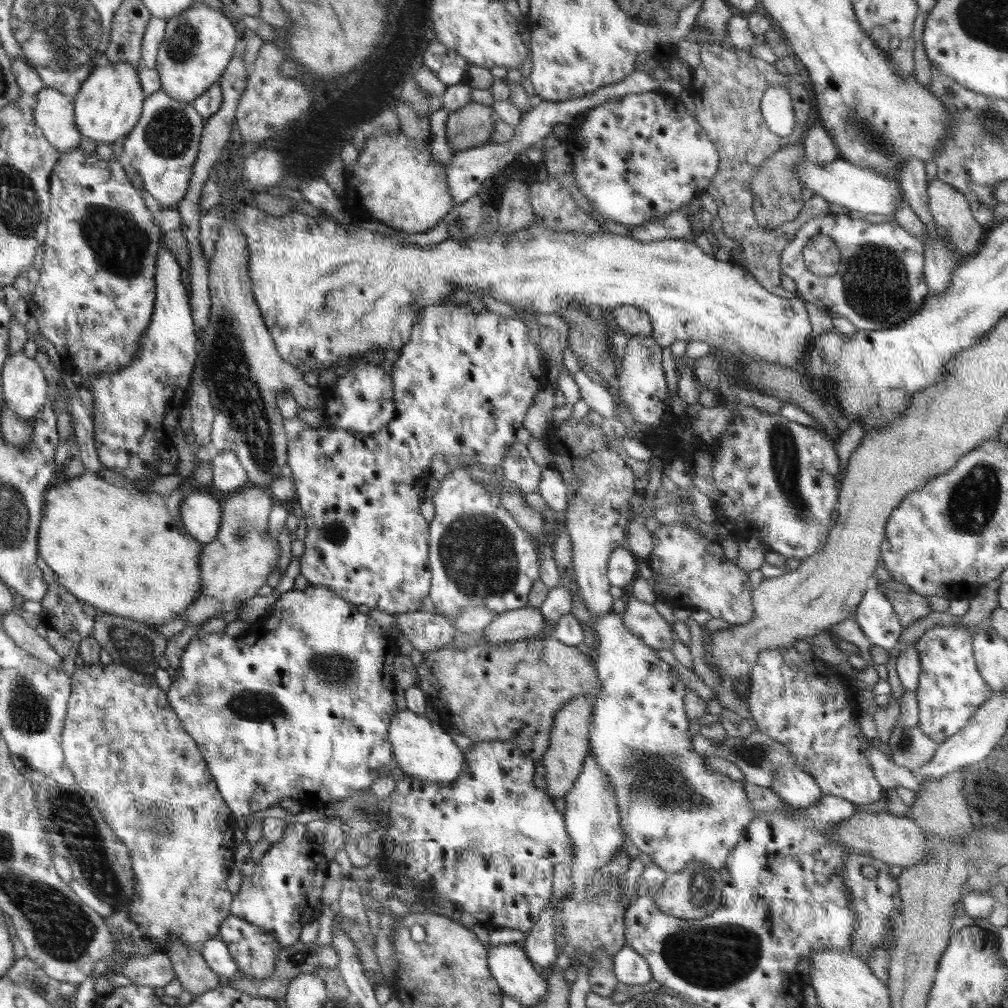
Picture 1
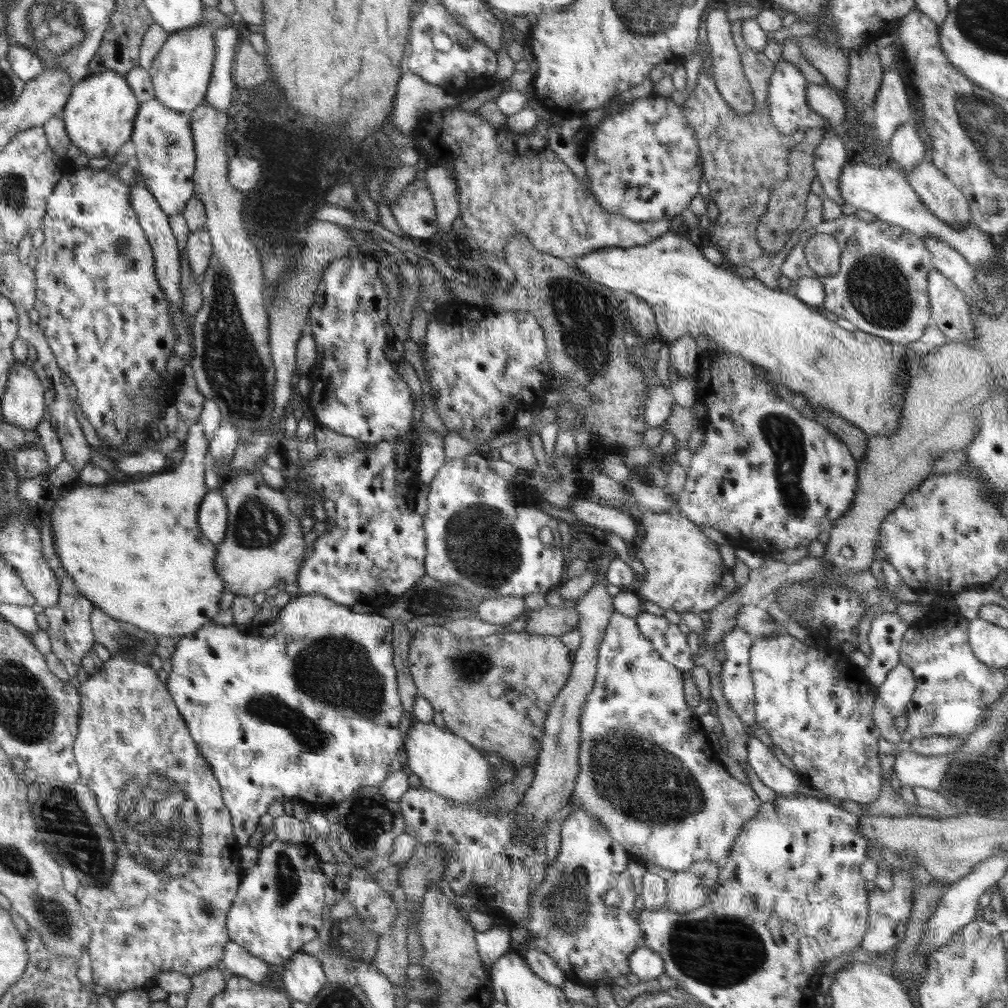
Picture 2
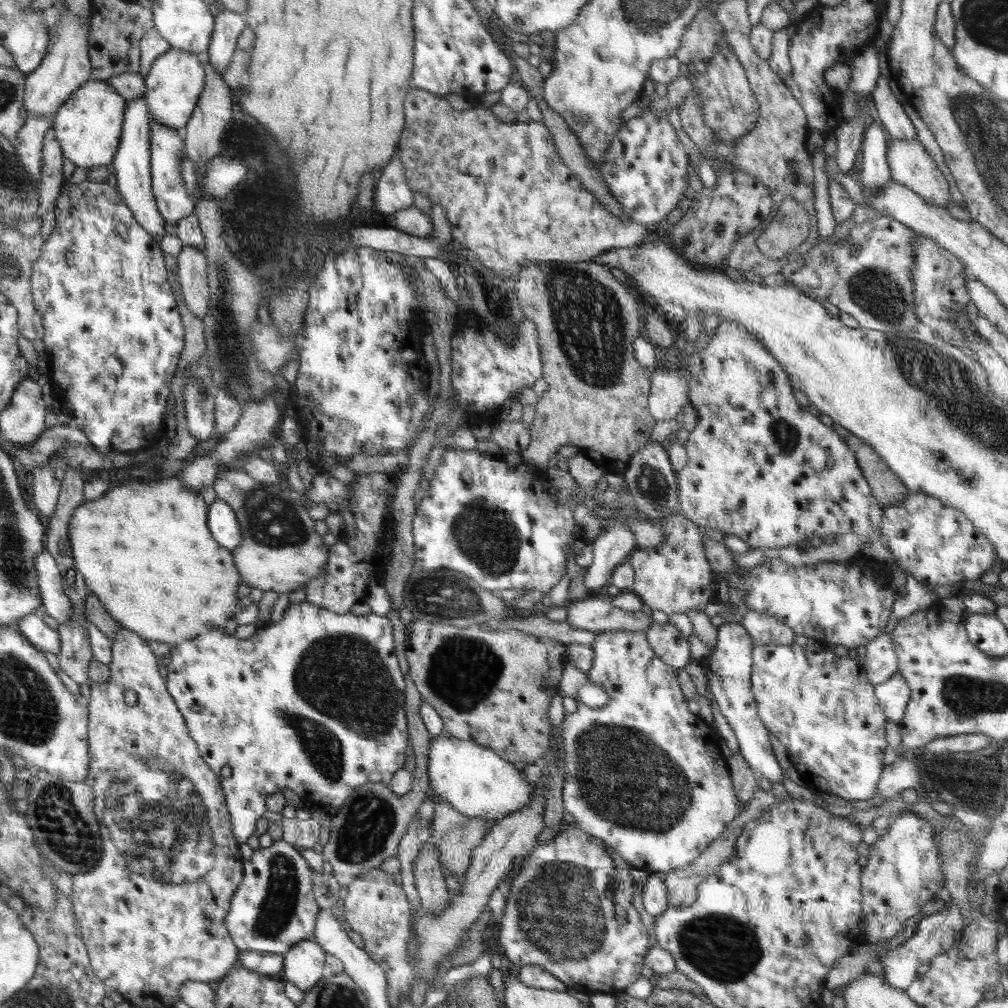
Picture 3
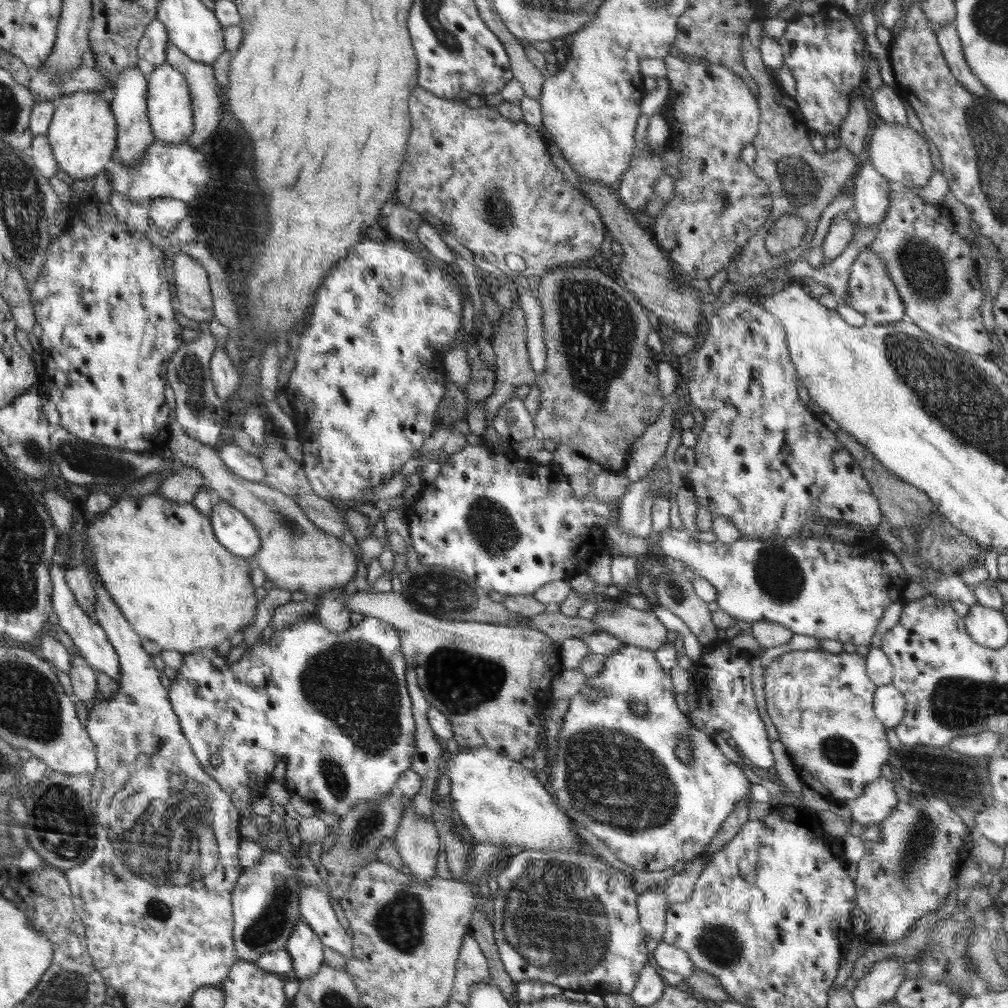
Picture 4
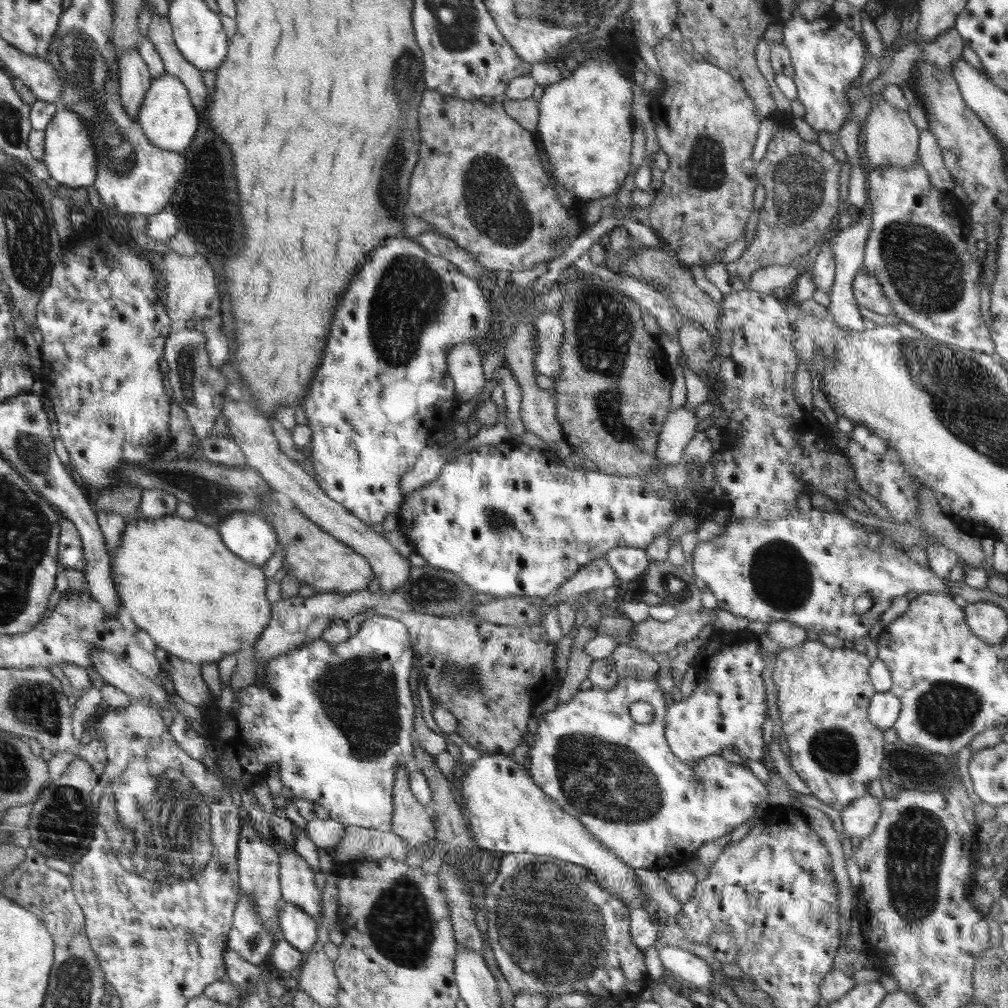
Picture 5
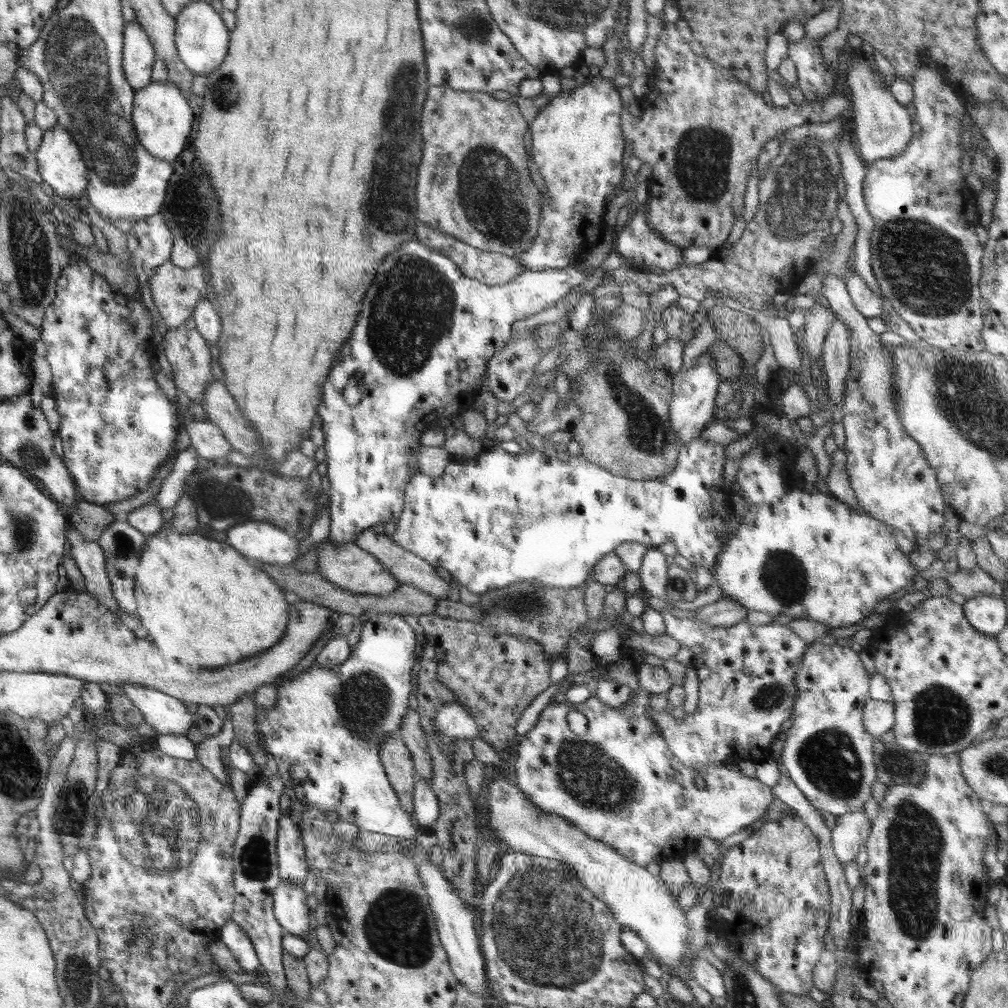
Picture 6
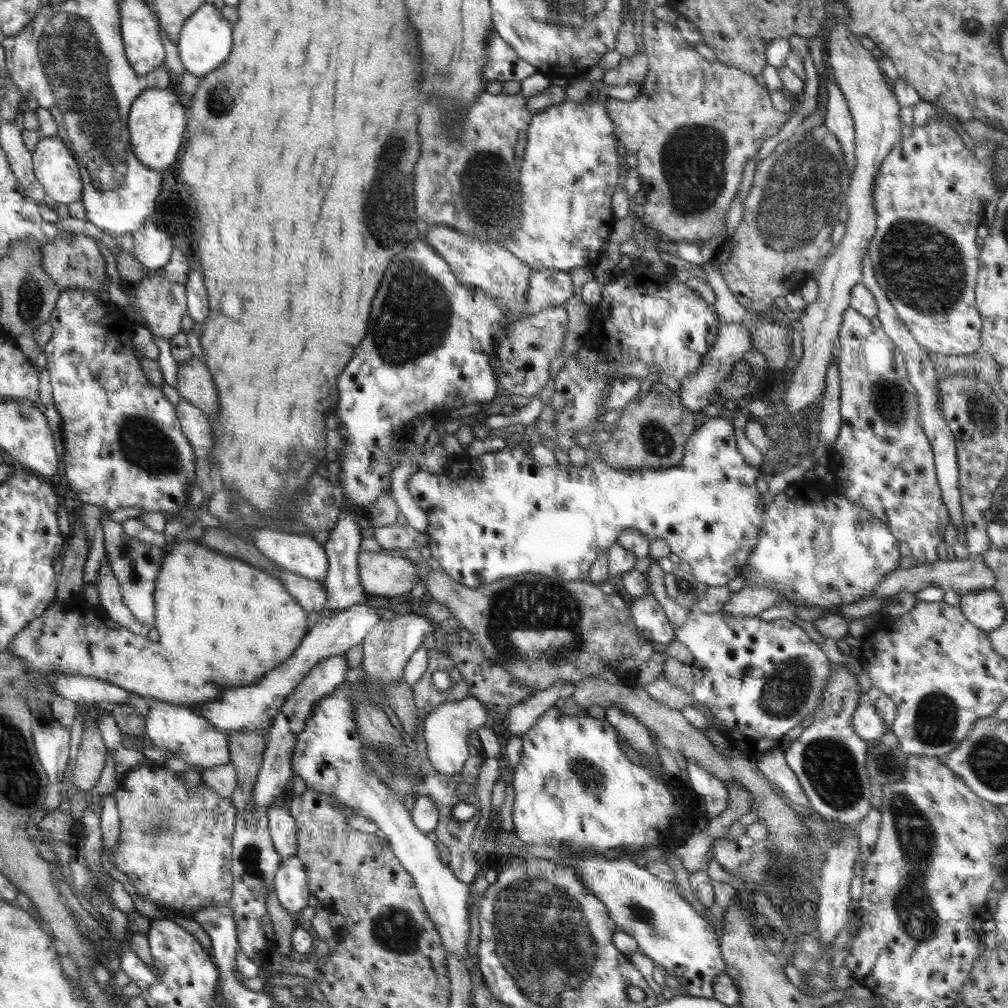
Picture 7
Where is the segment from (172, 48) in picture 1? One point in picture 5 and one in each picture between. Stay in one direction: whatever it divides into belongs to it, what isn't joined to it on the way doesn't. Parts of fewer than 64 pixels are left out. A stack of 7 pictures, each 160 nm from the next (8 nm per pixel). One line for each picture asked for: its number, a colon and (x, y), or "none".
2: (181, 72)
3: (176, 81)
4: (170, 115)
5: (166, 116)

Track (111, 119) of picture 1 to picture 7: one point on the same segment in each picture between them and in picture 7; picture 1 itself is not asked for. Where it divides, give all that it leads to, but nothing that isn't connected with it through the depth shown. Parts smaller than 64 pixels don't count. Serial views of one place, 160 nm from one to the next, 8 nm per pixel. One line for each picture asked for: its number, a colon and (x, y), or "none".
2: (99, 118)
3: (88, 127)
4: (83, 136)
5: (69, 157)
6: (58, 157)
7: (54, 167)

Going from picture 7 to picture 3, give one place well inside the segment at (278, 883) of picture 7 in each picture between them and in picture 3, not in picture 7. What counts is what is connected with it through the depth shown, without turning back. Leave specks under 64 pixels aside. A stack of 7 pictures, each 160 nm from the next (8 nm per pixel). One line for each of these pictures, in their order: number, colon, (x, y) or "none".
3: (304, 964)
4: (305, 947)
5: (297, 927)
6: (289, 903)

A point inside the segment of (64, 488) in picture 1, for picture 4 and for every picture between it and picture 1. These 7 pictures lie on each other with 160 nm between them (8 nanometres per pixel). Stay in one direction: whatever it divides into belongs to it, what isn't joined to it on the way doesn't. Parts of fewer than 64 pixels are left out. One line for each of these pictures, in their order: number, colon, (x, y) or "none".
2: (111, 538)
3: (144, 550)
4: (176, 584)

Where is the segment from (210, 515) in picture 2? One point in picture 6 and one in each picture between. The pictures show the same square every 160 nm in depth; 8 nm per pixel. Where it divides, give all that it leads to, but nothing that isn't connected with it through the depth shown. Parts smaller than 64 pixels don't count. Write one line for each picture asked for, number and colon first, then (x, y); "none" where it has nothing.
3: (225, 527)
4: (235, 530)
5: (251, 536)
6: (260, 541)

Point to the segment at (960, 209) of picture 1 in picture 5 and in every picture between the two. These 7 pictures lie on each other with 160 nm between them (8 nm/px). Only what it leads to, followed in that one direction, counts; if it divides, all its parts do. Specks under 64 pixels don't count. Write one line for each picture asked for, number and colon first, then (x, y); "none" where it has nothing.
2: (940, 195)
3: (910, 165)
4: (899, 153)
5: (891, 139)

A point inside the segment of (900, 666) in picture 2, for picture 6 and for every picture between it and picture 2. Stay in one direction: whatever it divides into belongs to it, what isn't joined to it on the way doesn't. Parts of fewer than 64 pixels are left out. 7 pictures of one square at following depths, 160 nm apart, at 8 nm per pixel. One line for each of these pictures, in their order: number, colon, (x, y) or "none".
3: (893, 695)
4: (889, 704)
5: (884, 709)
6: (878, 717)

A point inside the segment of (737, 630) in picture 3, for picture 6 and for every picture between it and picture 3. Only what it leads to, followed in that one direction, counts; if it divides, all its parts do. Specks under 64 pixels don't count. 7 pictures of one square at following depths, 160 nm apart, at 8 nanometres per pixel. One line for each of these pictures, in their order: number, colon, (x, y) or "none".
4: (723, 702)
5: (727, 710)
6: (746, 689)

